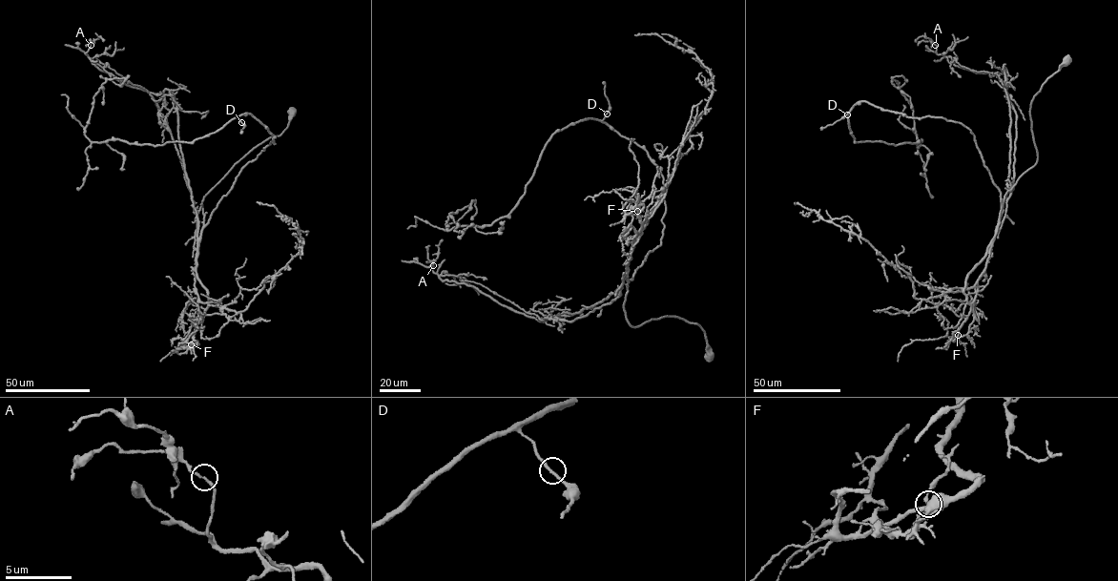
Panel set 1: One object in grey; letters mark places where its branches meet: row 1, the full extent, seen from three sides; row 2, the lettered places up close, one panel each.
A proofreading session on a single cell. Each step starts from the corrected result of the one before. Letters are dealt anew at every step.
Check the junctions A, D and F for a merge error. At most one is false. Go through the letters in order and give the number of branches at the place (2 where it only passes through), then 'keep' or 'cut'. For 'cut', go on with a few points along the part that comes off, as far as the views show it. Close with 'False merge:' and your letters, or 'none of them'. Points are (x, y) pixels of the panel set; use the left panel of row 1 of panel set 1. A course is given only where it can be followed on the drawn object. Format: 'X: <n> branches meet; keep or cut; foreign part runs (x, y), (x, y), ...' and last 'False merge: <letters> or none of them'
A: 2 branches meet; keep
D: 2 branches meet; keep
F: 2 branches meet; cut; foreign part runs (191, 344), (183, 342), (197, 316), (198, 224), (174, 94), (98, 69), (86, 53), (103, 41)
False merge: F

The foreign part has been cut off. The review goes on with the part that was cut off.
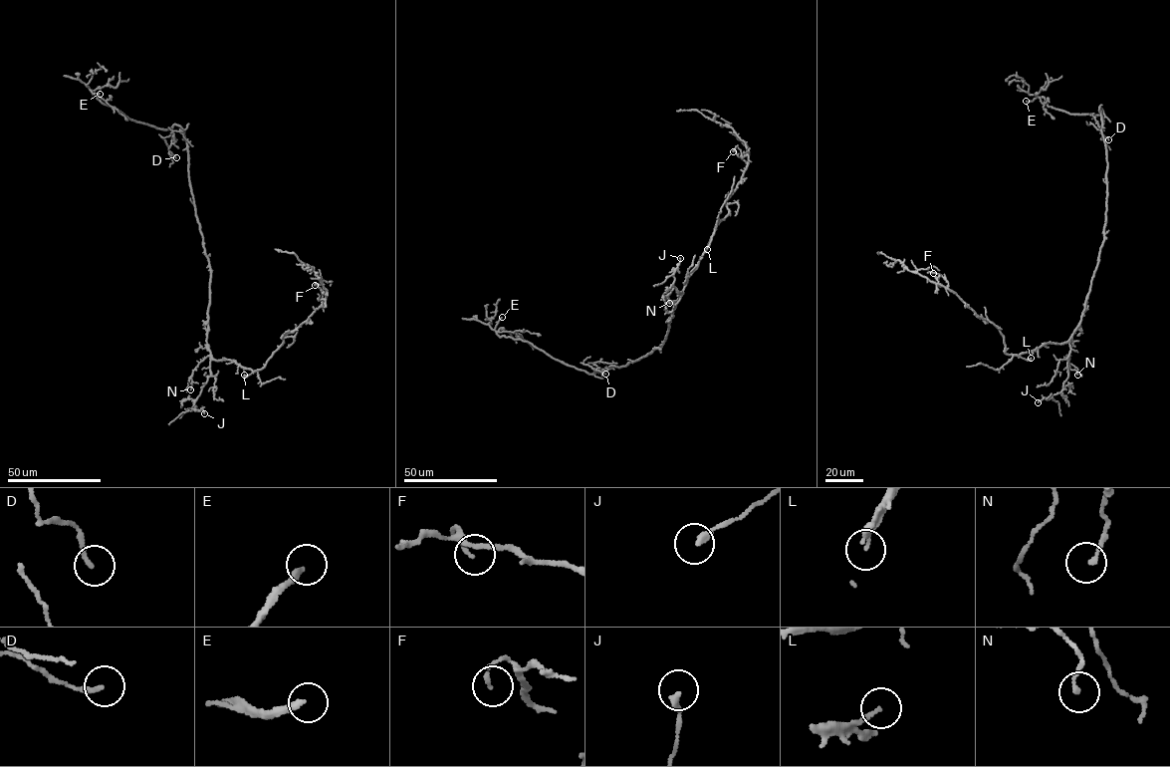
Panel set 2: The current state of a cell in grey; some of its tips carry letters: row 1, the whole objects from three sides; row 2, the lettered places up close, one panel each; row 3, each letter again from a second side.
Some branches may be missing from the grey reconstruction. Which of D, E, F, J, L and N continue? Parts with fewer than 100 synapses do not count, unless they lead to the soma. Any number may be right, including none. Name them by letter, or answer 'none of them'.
E

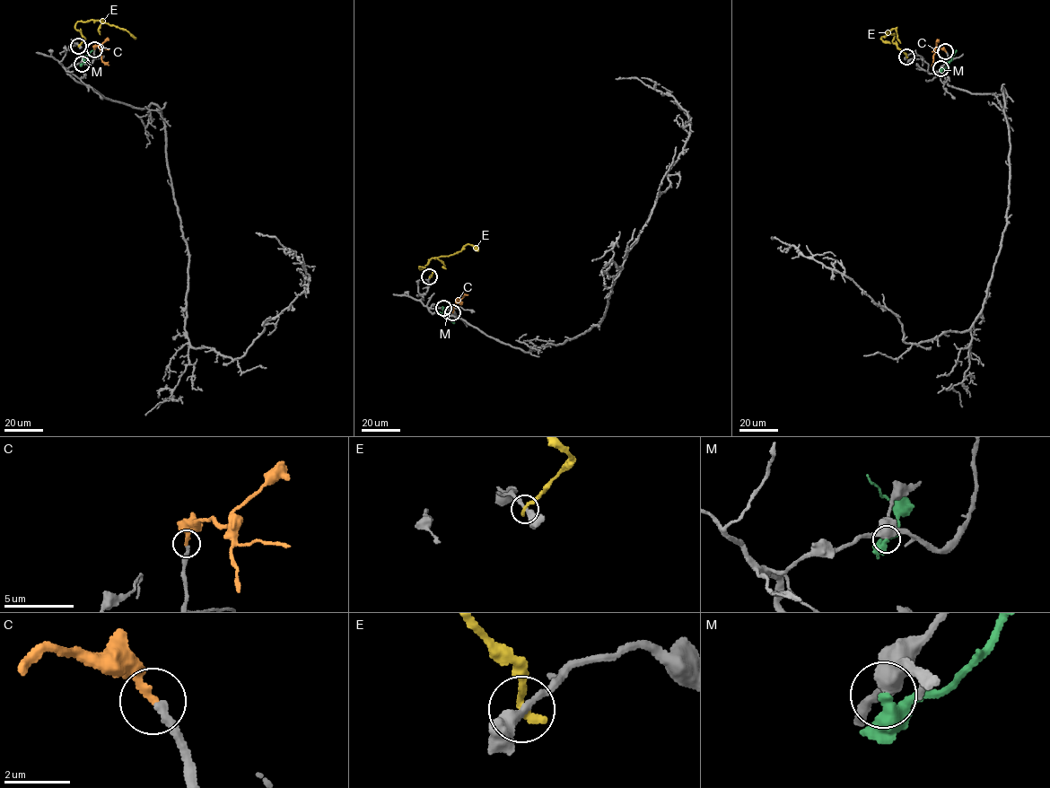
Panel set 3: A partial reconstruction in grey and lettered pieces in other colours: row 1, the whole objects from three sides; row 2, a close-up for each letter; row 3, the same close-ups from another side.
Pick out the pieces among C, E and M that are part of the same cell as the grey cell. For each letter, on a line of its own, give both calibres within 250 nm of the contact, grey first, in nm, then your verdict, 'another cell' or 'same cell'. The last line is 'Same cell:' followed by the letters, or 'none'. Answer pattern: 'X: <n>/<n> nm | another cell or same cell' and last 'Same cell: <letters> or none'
C: 280/280 nm | same cell
E: 320/280 nm | another cell
M: 380/320 nm | another cell
Same cell: C

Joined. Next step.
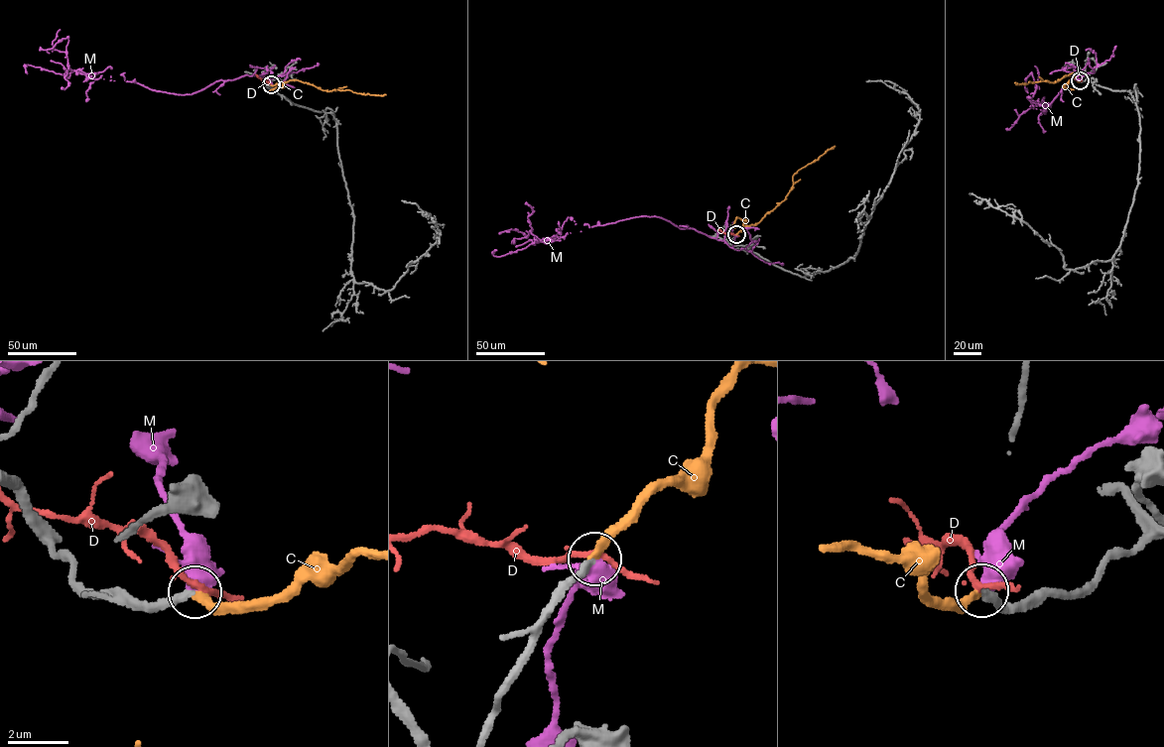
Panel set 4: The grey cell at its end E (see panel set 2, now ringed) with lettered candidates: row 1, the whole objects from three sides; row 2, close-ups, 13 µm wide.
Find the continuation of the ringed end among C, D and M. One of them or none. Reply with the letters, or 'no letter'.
C

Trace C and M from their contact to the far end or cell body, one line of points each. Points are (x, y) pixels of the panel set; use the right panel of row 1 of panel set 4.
C: (1080, 81), (1073, 78), (1072, 72), (1053, 82), (1014, 82)
M: (1080, 81), (1091, 72), (1076, 75), (1043, 111), (1027, 97), (1046, 105), (1031, 100), (1031, 73), (1027, 88)

